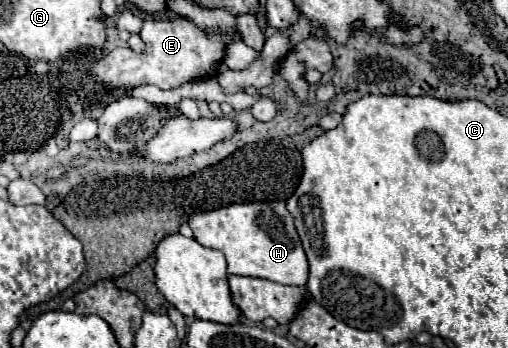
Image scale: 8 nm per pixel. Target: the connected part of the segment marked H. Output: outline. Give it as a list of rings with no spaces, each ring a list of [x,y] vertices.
[[[239,202],[189,216],[187,224],[195,240],[205,248],[221,250],[227,258],[227,274],[255,276],[287,286],[305,286],[309,264],[285,202]]]

